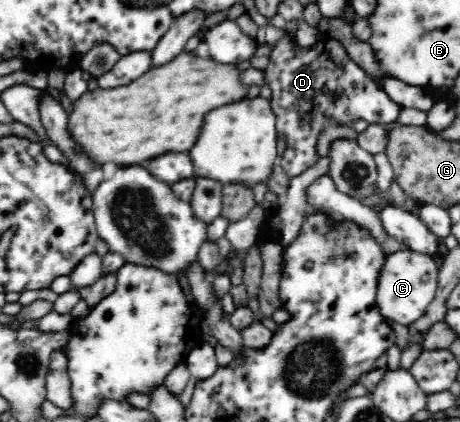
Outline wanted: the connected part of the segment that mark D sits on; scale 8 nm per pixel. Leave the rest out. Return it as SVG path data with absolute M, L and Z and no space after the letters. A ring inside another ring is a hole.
M292 33L282 37L274 43L268 68L264 70L267 84L272 90L271 108L276 119L277 136L286 137L286 150L282 153L280 165L288 177L298 177L306 169L318 163L318 137L322 137L326 128L346 128L352 129L352 121L364 119L369 125L382 124L384 126L398 122L399 115L403 108L394 103L388 93L372 81L370 75L362 70L358 63L350 60L346 48L340 41L335 47L331 44L331 39L326 35L319 35L320 39L310 47L304 49L299 47Z

